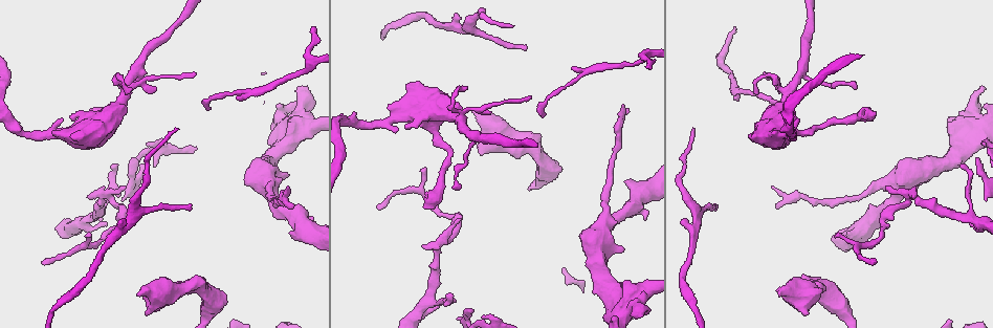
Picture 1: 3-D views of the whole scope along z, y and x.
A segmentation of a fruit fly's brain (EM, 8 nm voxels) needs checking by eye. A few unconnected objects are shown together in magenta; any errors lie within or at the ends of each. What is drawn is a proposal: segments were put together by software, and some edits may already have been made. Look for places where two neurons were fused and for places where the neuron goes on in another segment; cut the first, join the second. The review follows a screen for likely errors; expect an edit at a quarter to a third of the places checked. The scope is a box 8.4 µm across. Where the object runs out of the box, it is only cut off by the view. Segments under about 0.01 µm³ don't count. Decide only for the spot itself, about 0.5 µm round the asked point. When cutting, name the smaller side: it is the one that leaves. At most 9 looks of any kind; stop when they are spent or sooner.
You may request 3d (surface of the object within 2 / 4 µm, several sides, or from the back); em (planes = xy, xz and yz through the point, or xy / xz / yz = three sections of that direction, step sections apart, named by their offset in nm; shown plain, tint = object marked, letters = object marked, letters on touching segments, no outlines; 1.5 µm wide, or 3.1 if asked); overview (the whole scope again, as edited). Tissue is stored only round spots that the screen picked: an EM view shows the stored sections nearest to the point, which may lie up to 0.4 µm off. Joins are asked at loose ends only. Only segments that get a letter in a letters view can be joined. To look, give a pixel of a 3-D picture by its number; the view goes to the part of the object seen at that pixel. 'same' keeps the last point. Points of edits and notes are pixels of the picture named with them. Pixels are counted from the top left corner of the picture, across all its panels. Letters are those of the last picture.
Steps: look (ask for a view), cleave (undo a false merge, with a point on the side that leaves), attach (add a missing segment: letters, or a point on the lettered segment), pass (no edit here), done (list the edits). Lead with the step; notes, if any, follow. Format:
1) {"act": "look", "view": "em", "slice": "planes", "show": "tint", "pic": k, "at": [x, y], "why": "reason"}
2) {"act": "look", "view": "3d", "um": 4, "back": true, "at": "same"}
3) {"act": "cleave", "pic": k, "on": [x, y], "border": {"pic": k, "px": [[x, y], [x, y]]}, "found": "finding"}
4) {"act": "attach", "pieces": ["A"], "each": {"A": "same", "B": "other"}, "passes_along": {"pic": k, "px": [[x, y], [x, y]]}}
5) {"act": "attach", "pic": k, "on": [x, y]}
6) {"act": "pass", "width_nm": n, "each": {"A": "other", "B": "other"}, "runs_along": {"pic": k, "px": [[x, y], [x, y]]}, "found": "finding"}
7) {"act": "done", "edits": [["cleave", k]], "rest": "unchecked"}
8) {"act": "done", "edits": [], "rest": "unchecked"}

{"act": "look", "view": "em", "slice": "planes", "show": "letters", "pic": 1, "at": [191, 205], "why": "thin end"}

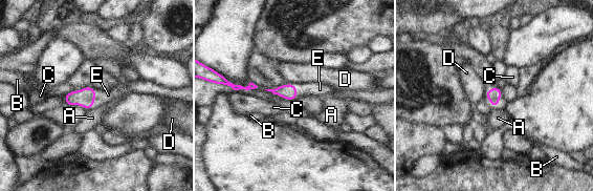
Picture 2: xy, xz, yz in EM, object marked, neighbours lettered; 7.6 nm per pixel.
{"act": "attach", "pieces": ["E"], "each": {"A": "other", "B": "other", "C": "other", "D": "other", "E": "same"}, "passes_along": {"pic": 2, "px": [[85, 97], [89, 108], [102, 97]]}, "found": "the neuron continues"}

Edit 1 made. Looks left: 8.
{"act": "look", "view": "3d", "um": 2, "pic": 1, "at": [460, 218], "why": "branch stops here"}

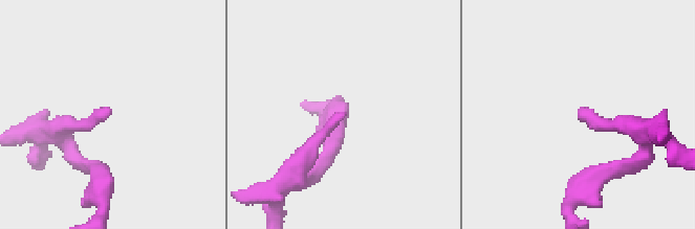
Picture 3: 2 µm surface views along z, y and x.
{"act": "look", "view": "em", "slice": "planes", "show": "letters", "pic": 3, "at": [346, 113], "why": "shape alone is not enough"}

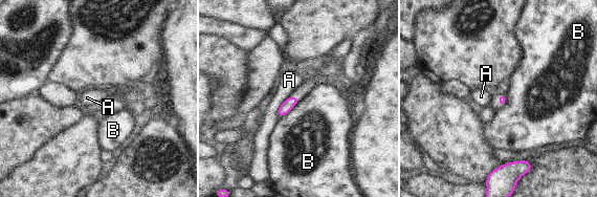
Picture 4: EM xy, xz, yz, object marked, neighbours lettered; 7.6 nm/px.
{"act": "pass", "each": {"A": "other", "B": "other"}, "border": {"pic": 4, "px": [[300, 97], [286, 113], [279, 117]]}, "found": "no lettered segment goes on from it"}

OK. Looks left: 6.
{"act": "look", "view": "em", "slice": "planes", "show": "tint", "pic": 1, "at": [778, 297], "why": "stops while still wide"}

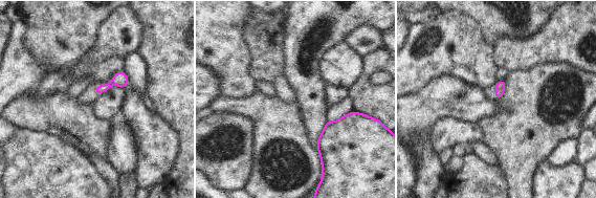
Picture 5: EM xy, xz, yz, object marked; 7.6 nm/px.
{"act": "look", "view": "em", "slice": "planes", "show": "letters", "at": "same", "why": "see the neighbours"}

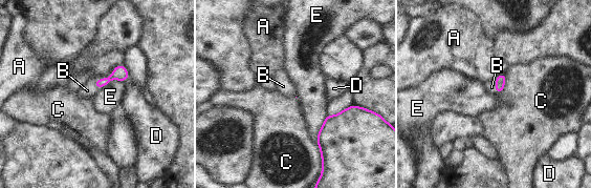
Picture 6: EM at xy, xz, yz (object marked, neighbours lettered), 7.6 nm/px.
{"act": "attach", "pieces": ["B"], "each": {"A": "other", "B": "same", "C": "other", "D": "other", "E": "other"}, "passes_along": {"pic": 6, "px": [[119, 72], [94, 85], [87, 90]]}, "found": "the neuron continues"}

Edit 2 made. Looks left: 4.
{"act": "done", "edits": [["attach", 2], ["attach", 6]], "rest": "unchecked"}

